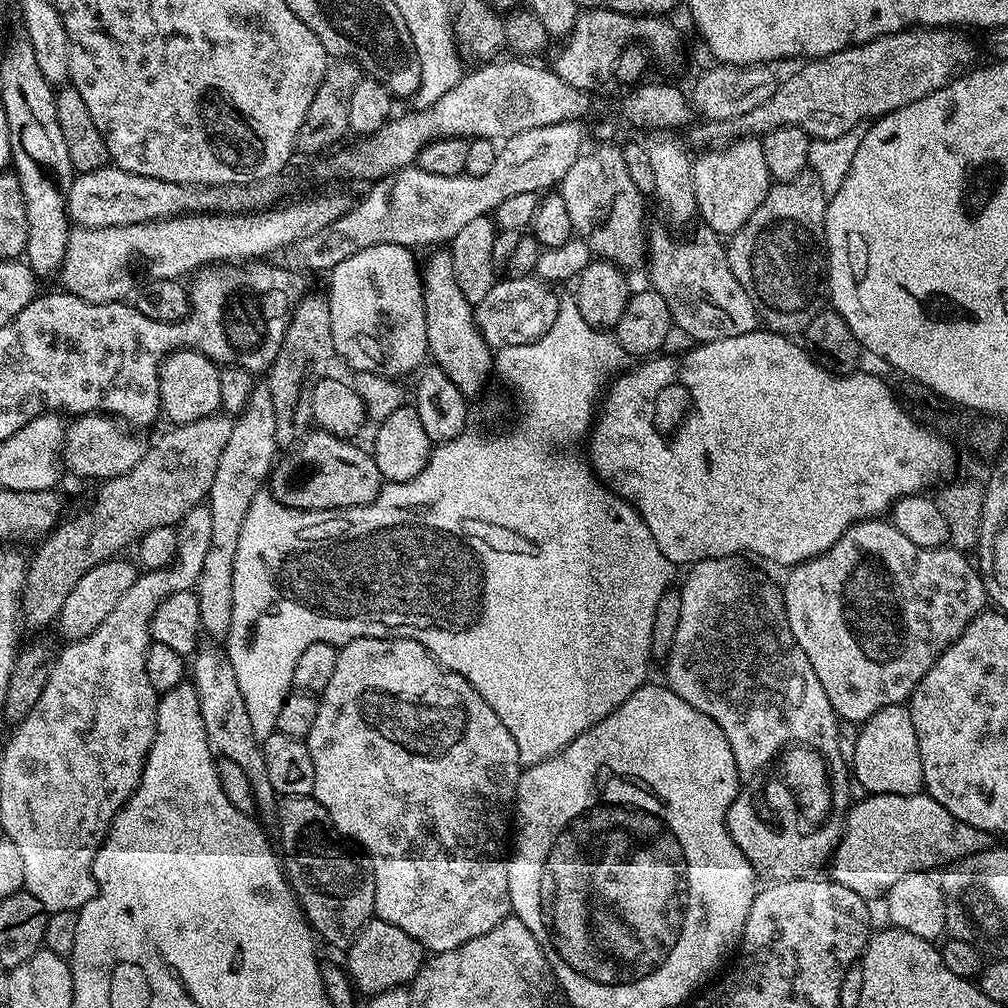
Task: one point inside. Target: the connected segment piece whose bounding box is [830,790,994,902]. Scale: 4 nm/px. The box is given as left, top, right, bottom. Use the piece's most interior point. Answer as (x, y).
(884, 837)

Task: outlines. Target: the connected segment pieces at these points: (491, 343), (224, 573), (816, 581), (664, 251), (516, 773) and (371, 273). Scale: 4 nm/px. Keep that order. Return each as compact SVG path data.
M535 275L522 278L500 278L495 286L474 306L476 325L488 347L495 350L506 346L529 344L537 340L554 322L560 313L561 297L551 283L545 282Z
M256 386L248 393L244 409L235 417L230 430L230 442L218 458L218 470L206 497L210 510L210 547L202 562L202 574L194 589L198 598L200 626L212 636L227 637L230 614L234 612L234 558L238 554L238 534L250 510L250 502L265 487L278 460L276 443L276 411L266 386Z
M869 518L859 520L834 546L824 549L822 554L818 554L809 560L803 560L801 564L795 565L788 576L788 581L783 581L782 591L784 594L784 605L786 606L786 618L790 622L790 630L802 646L806 653L806 658L810 658L810 666L814 666L814 674L818 674L818 682L822 682L822 690L826 690L826 698L830 698L830 706L835 710L840 720L849 720L851 724L861 725L868 720L878 710L882 710L891 704L904 704L912 695L912 691L922 682L924 675L934 666L936 661L945 650L970 626L972 619L979 612L985 611L989 603L988 592L984 588L984 577L980 575L977 565L968 561L969 557L963 552L951 546L943 548L923 548L914 546L902 530L898 530L887 519Z
M706 227L698 230L689 240L679 240L671 236L664 228L656 228L647 233L646 271L651 291L662 294L666 298L666 306L670 306L673 325L692 337L693 341L717 340L718 338L734 338L738 334L750 334L757 331L758 317L754 302L750 302L750 294L742 290L738 278L734 278L734 270L730 270L728 250L725 241Z
M360 636L356 640L351 640L350 643L343 645L336 654L334 678L330 678L330 682L326 682L326 686L323 692L319 693L318 699L320 701L318 718L314 718L314 726L310 726L310 734L306 737L310 758L314 758L314 790L312 795L324 807L326 814L330 814L330 822L334 822L336 829L342 835L347 836L349 840L359 844L372 859L374 874L376 875L374 878L375 915L379 919L390 922L390 926L398 926L398 930L406 930L406 934L410 934L410 938L414 938L425 950L432 954L454 950L458 946L462 946L462 942L470 942L470 938L478 938L481 934L494 930L494 926L498 926L498 922L505 920L512 911L510 890L508 889L508 862L506 859L506 840L504 844L504 835L507 832L509 835L510 832L510 813L514 808L516 787L518 786L522 765L518 758L518 746L514 746L514 738L510 738L510 730L506 730L506 726L502 726L502 718L498 718L498 714L494 714L494 710L490 710L490 702L486 702L486 698L482 698L482 694L478 694L478 690L474 690L474 686L470 686L470 682L466 682L466 678L462 678L460 673L451 672L449 668L442 667L428 653L426 646L422 646L416 640L407 640L401 636Z
M379 244L378 246L366 246L366 250L358 250L358 254L350 254L346 262L338 262L330 270L327 277L328 305L330 306L330 334L334 342L334 350L339 359L346 363L356 372L376 372L379 376L389 378L404 378L408 372L408 356L404 348L396 344L393 348L384 349L384 339L387 336L404 336L408 332L408 308L400 304L400 292L408 288L408 272L417 271L418 260L414 257L413 249L403 248L397 244Z

